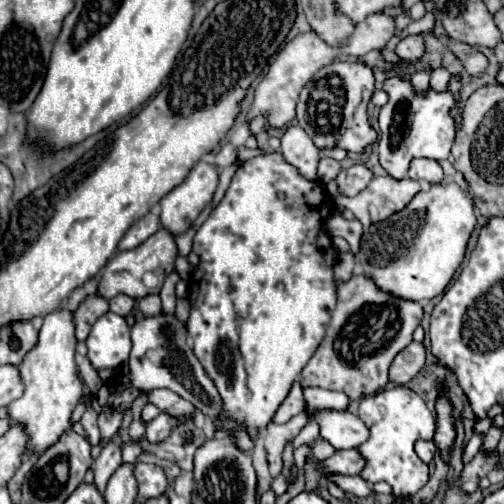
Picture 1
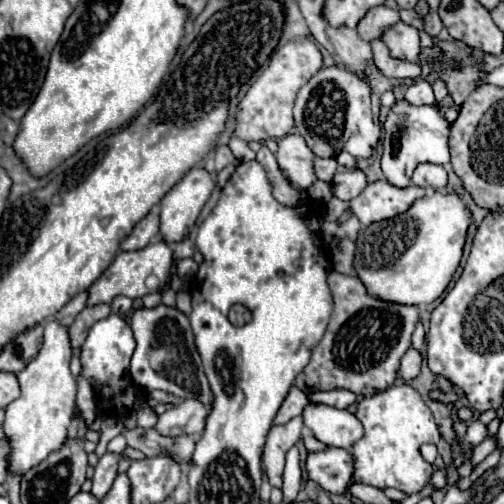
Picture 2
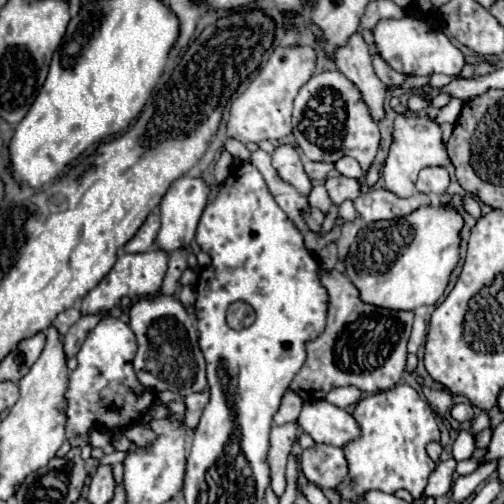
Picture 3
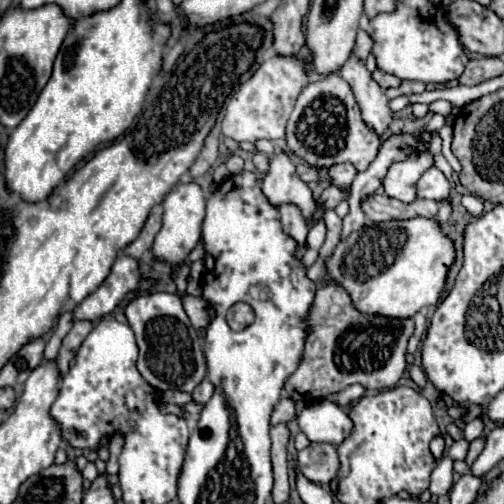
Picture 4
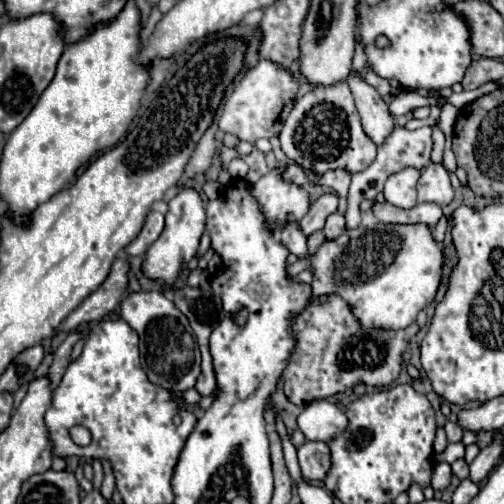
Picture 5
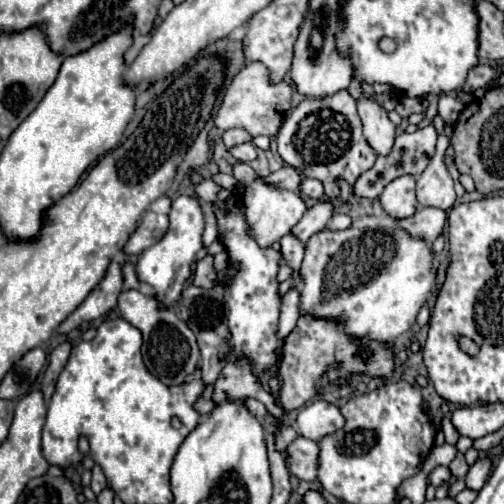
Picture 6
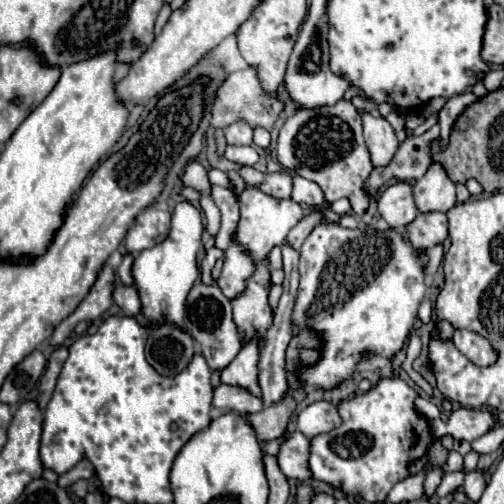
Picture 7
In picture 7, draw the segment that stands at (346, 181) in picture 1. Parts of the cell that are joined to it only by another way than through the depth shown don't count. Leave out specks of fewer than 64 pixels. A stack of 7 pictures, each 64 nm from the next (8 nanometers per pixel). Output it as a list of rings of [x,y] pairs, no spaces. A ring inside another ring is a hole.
[[[316,208],[312,214],[304,216],[304,218],[302,218],[302,220],[288,232],[288,236],[286,236],[286,244],[290,244],[294,250],[300,250],[302,242],[306,240],[306,236],[312,232],[312,228],[314,228],[320,220],[324,220],[324,216],[320,214],[320,208]]]

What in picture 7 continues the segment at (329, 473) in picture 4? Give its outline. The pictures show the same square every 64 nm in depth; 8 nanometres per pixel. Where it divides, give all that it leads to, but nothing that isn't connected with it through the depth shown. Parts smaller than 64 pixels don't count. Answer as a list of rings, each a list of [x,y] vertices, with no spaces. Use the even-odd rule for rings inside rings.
[[[292,430],[290,436],[280,444],[280,452],[278,452],[278,466],[282,470],[282,474],[286,478],[298,478],[298,480],[308,480],[310,472],[308,472],[308,438],[298,432]]]

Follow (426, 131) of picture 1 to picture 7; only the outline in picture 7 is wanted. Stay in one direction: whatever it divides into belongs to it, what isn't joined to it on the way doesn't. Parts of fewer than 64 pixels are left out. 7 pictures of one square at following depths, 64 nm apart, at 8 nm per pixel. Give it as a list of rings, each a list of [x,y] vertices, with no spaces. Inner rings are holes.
[[[398,182],[386,188],[386,192],[378,200],[378,212],[390,228],[406,228],[418,216],[412,198],[412,188],[406,182]]]

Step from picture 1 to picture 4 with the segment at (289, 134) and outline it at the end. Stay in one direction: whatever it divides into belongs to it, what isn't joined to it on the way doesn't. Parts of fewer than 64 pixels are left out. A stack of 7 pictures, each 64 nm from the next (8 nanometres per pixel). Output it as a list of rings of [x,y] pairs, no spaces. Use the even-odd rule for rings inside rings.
[[[278,154],[270,162],[268,174],[260,182],[260,188],[262,188],[264,196],[268,198],[268,202],[276,208],[280,208],[282,204],[294,204],[302,210],[304,218],[312,216],[312,212],[316,208],[308,184],[304,184],[296,176],[294,164],[288,158],[288,154]]]

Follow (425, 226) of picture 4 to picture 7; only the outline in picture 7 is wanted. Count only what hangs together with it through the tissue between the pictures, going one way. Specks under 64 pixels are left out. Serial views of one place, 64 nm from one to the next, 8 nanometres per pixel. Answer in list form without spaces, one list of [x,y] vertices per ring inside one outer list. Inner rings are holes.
[[[320,222],[314,226],[310,236],[304,240],[300,248],[300,288],[296,292],[294,308],[292,308],[292,326],[294,334],[300,330],[314,330],[320,338],[320,358],[316,364],[302,366],[294,374],[300,380],[300,386],[316,386],[320,390],[332,390],[340,386],[344,380],[352,378],[358,364],[366,356],[382,356],[382,358],[394,358],[414,324],[414,318],[418,314],[418,306],[424,298],[426,286],[424,286],[424,270],[422,260],[418,258],[416,250],[406,244],[402,234],[394,228],[388,228],[384,232],[368,228],[368,232],[362,230],[348,230],[342,228],[338,222]]]

